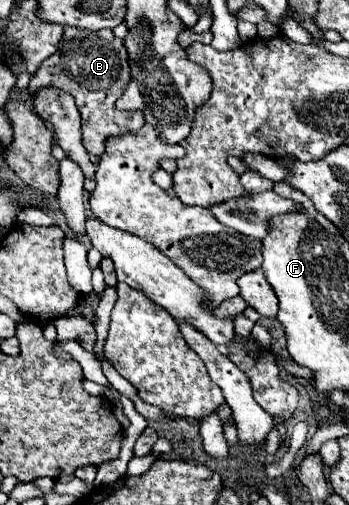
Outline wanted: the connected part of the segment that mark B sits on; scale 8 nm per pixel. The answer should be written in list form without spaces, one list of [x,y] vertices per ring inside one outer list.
[[[64,28],[64,36],[60,40],[60,48],[56,56],[50,56],[44,64],[40,64],[36,78],[30,80],[28,94],[30,98],[44,86],[60,88],[74,96],[76,106],[82,114],[82,134],[84,146],[90,154],[102,156],[106,150],[106,140],[112,136],[136,132],[144,126],[144,118],[132,112],[116,110],[116,100],[122,96],[124,88],[130,82],[130,68],[128,68],[128,54],[122,40],[114,38],[112,30],[80,30],[80,28]]]

